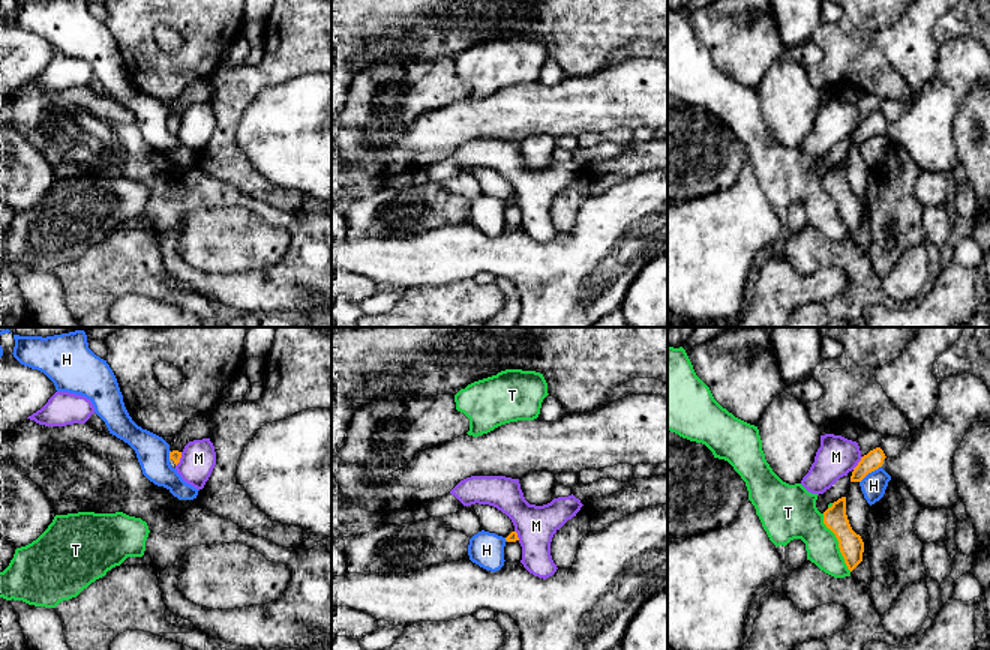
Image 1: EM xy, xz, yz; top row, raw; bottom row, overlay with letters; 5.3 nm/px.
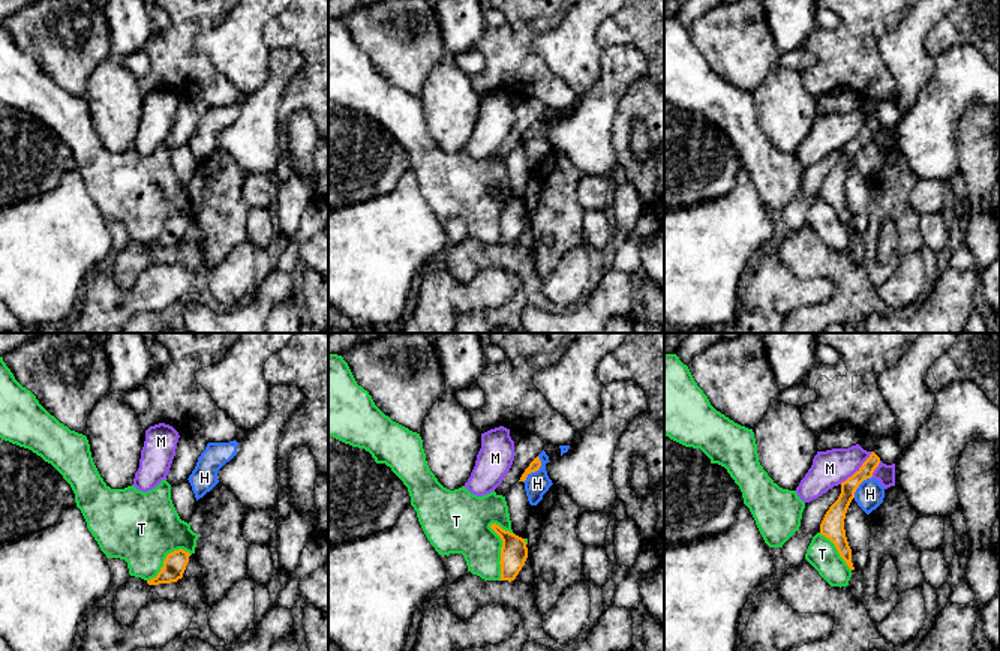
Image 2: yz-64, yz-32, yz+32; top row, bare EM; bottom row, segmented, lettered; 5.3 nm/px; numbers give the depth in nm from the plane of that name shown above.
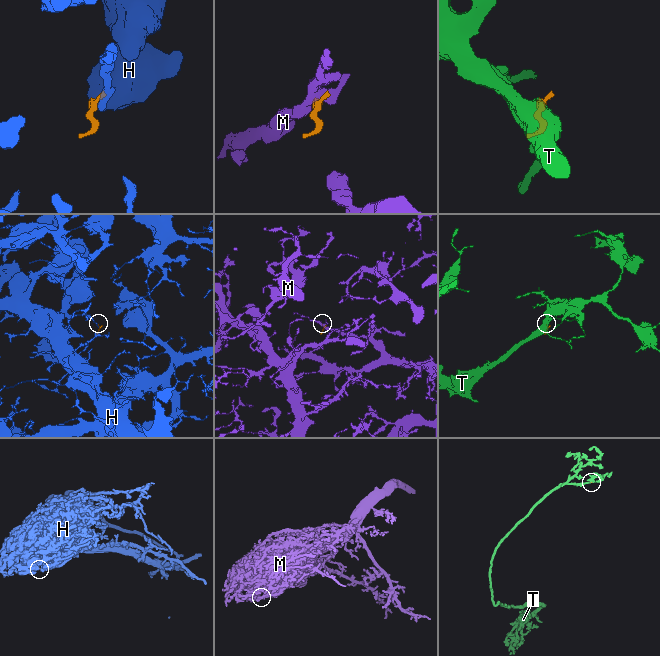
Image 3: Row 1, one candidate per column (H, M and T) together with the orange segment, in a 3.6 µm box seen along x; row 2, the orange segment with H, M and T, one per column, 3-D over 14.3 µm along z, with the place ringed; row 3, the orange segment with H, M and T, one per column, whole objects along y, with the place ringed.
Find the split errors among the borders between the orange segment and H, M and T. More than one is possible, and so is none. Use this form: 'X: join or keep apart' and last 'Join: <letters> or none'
H: keep apart
M: keep apart
T: keep apart
Join: none

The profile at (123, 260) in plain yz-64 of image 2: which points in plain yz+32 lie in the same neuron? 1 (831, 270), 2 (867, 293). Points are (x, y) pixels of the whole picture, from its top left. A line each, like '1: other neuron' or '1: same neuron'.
1: same neuron
2: same neuron

